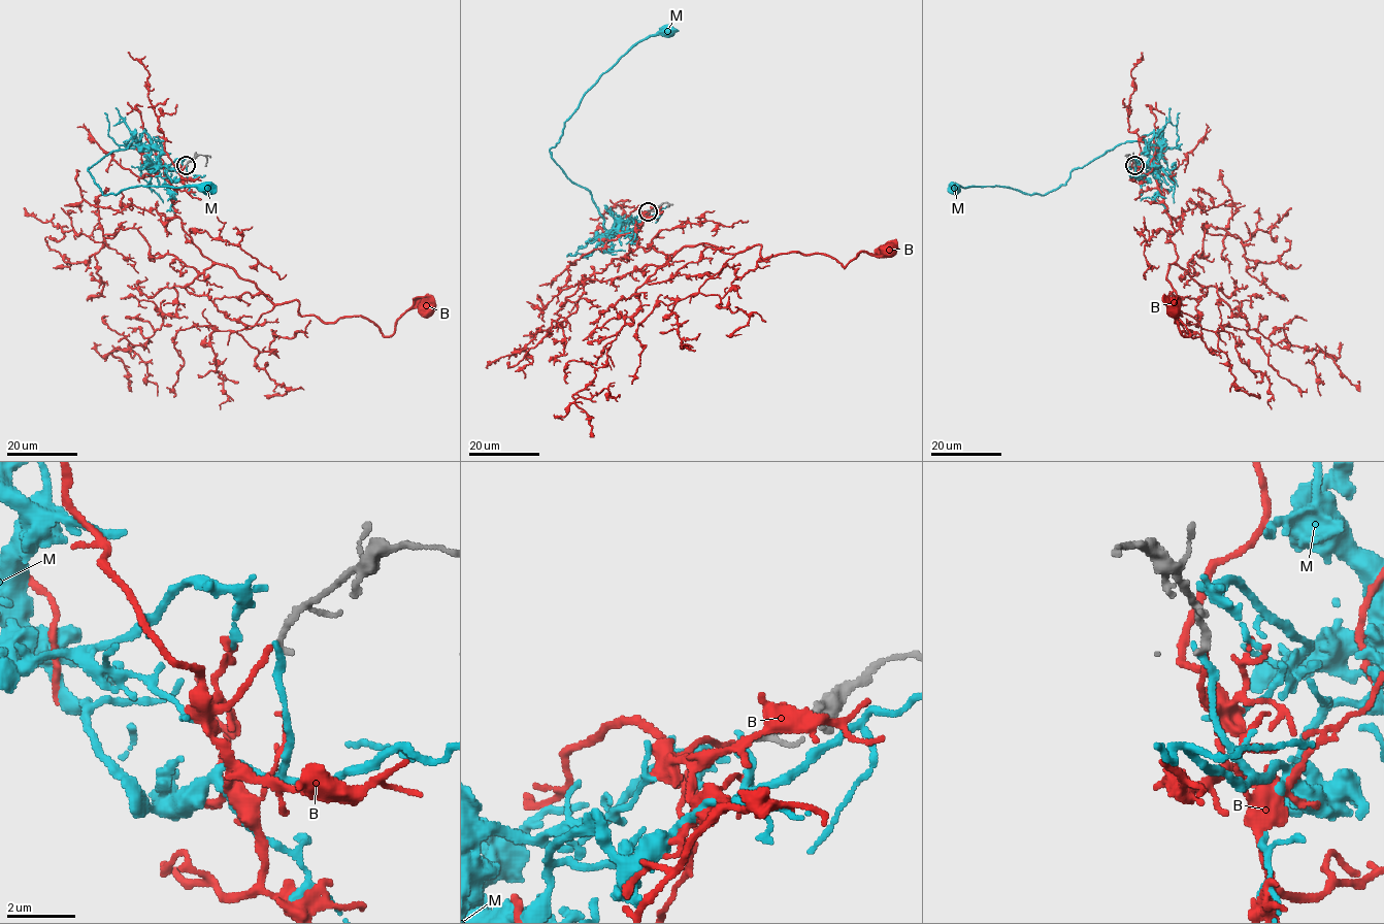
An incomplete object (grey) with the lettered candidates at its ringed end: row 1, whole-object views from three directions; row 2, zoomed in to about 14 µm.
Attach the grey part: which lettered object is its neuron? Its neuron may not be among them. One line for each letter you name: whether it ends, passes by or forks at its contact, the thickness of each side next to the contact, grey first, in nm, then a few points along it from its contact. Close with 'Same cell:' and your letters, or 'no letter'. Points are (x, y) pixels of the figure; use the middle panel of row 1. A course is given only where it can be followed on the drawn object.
B: It ends there. Thickness 200 nm (grey) against 160 nm. Its course: (648, 211), (634, 242), (665, 255), (759, 244), (763, 259), (825, 254), (844, 267), (861, 252), (889, 250)
Same cell: B

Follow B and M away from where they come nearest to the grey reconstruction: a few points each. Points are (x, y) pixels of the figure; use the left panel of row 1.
B: (186, 165), (172, 203), (183, 230), (274, 304), (297, 300), (326, 323), (364, 317), (384, 336), (427, 310)
M: (187, 165), (188, 176), (172, 179), (144, 132), (87, 169), (103, 195), (134, 187), (206, 188)

